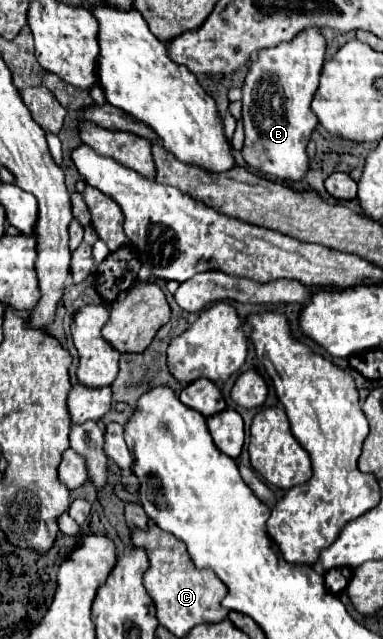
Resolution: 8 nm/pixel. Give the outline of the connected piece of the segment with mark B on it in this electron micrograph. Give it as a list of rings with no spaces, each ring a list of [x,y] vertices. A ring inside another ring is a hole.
[[[307,29],[293,37],[293,41],[263,49],[253,57],[243,85],[245,143],[241,153],[249,167],[287,181],[301,181],[307,175],[307,143],[317,125],[317,117],[311,111],[311,99],[319,85],[323,55],[325,39],[321,31]]]

